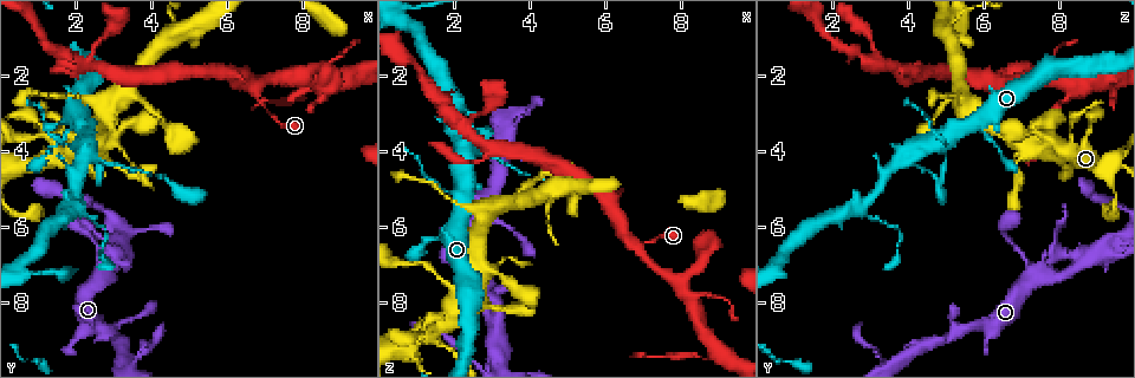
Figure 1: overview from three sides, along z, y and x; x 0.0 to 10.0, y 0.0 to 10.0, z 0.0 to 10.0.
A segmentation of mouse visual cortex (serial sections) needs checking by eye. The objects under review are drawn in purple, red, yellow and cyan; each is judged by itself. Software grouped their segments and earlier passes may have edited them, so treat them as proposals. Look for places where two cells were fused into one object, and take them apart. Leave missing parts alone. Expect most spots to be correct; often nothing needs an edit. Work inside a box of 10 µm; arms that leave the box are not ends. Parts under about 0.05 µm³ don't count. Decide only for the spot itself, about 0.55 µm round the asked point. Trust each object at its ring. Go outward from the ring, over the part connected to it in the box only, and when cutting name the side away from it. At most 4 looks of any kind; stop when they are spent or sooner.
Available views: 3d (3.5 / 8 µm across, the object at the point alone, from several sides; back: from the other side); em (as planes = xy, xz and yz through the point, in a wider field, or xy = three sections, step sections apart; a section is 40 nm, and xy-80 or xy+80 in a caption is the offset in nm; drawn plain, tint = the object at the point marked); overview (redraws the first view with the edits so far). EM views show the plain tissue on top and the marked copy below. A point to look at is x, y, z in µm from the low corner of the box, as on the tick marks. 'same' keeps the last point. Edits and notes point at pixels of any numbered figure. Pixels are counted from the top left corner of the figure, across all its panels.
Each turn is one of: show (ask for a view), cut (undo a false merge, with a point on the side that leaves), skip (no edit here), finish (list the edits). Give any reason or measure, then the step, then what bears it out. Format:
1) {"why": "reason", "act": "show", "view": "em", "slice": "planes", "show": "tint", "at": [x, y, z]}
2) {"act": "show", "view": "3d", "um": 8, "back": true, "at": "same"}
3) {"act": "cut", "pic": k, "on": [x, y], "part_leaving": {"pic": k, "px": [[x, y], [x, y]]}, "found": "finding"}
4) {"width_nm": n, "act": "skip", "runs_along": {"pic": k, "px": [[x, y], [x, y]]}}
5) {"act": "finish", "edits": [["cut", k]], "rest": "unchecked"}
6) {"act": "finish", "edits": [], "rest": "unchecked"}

{"why": "three arms meet", "act": "show", "view": "3d", "um": 3.5, "at": [2.40, 2.60, 5.55]}

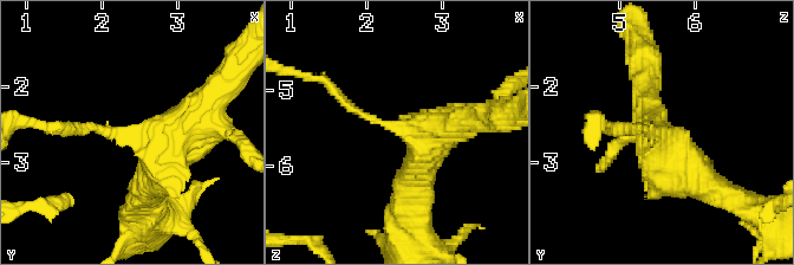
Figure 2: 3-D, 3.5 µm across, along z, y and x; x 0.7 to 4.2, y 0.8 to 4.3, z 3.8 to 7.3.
{"why": "now the EM", "act": "show", "view": "em", "slice": "xy", "step": 3, "show": "tint", "at": [2.40, 2.60, 5.55]}

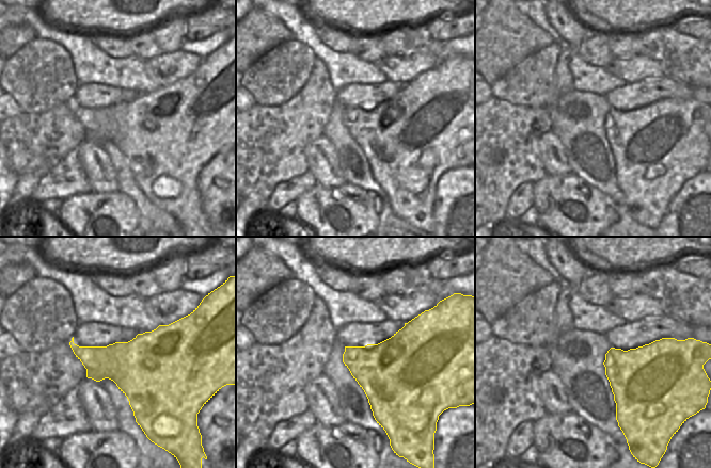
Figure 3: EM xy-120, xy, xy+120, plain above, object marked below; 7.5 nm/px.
{"act": "skip", "runs_along": {"pic": 2, "px": [[420, 168], [428, 137], [358, 114], [330, 85]]}, "found": "all the same cell"}

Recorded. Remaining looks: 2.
{"why": "three arms meet", "act": "show", "view": "3d", "um": 3.5, "at": [2.30, 4.00, 4.00]}

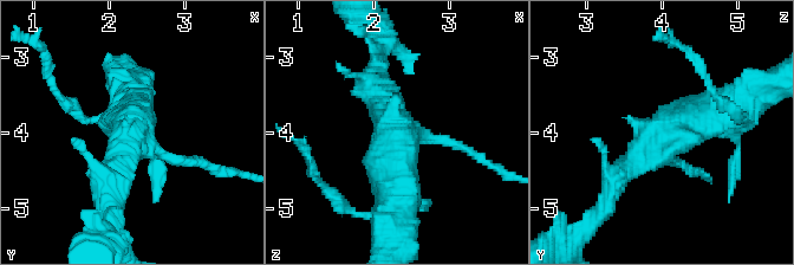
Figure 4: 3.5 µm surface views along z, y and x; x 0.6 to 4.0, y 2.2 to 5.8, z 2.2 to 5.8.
{"why": "shape alone is not enough", "act": "show", "view": "em", "slice": "xy", "step": 5, "show": "tint", "at": [2.25, 4.00, 4.00]}

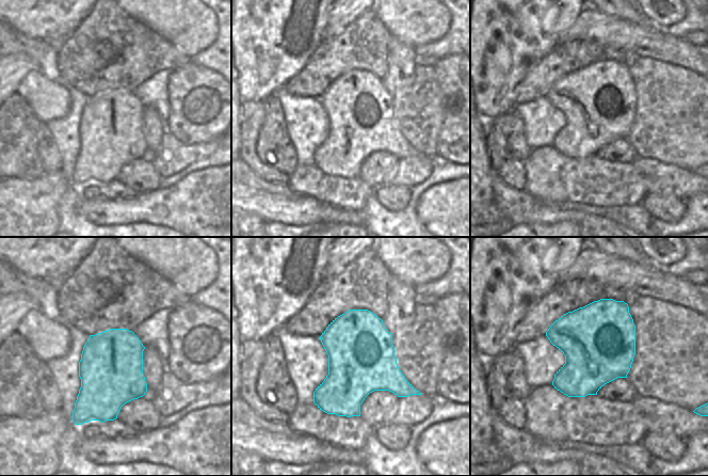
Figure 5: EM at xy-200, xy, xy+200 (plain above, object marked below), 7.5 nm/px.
{"act": "skip", "runs_along": {"pic": 4, "px": [[735, 108], [669, 125], [614, 187]]}, "found": "all the same cell"}

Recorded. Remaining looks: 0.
{"act": "finish", "edits": [], "rest": "unchecked"}

